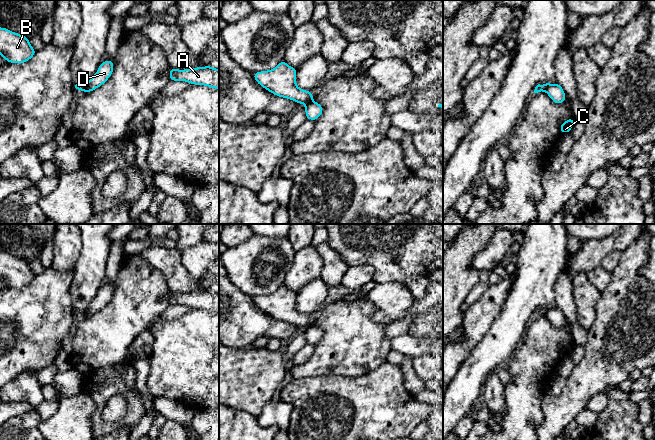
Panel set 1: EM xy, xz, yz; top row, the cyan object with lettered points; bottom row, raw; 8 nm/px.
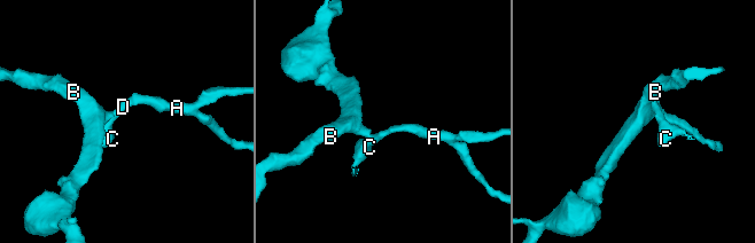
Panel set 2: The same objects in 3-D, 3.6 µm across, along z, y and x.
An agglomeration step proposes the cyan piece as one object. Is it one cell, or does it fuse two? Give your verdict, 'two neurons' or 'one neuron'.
two neurons

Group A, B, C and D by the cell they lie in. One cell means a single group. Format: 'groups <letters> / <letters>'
groups A C D / B

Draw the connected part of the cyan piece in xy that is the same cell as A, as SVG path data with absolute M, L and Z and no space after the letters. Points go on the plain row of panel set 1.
M209 289L192 293L175 293L170 291L170 305L185 305L192 309L204 309L219 313L219 293Z

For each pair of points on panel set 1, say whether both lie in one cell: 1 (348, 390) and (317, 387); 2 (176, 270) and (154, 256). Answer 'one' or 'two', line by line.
1: one
2: one

